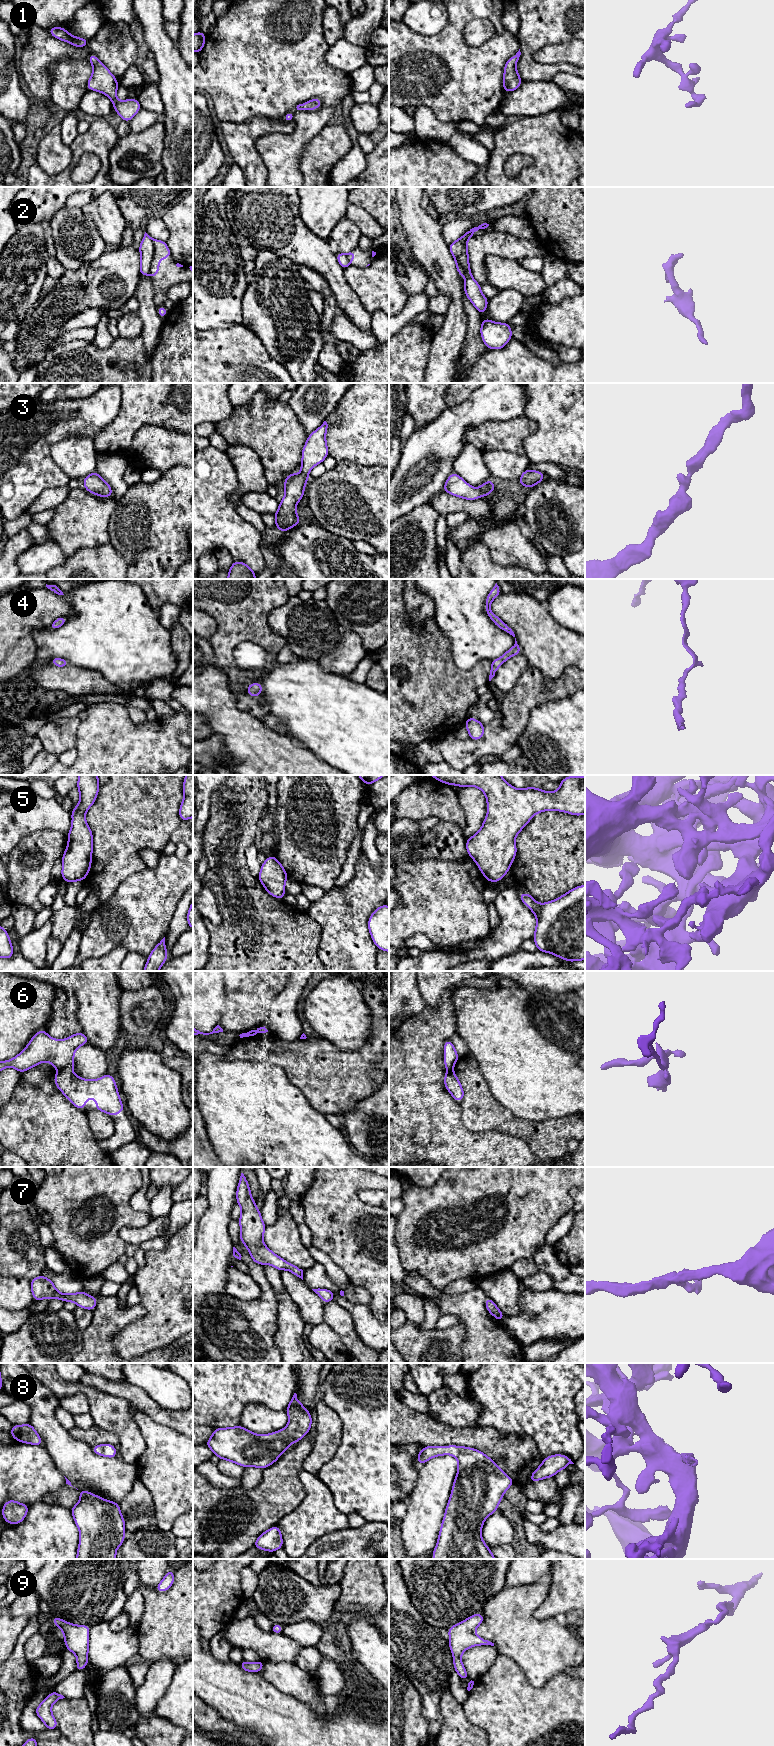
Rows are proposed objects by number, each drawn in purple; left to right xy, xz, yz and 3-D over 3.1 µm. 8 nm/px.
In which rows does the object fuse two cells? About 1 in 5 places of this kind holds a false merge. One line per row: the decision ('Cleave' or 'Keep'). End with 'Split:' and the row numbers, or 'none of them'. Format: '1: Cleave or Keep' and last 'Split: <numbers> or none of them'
1: Keep
2: Cleave
3: Keep
4: Keep
5: Keep
6: Cleave
7: Keep
8: Keep
9: Keep
Split: 2, 6

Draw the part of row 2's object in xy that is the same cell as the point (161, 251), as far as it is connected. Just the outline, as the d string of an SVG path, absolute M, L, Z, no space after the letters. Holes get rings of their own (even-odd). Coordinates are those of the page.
M153 240L154 252L153 252L153 260L151 263L150 275L151 277L155 277L159 274L159 260L167 259L171 256L171 252L166 244L166 242L161 240Z

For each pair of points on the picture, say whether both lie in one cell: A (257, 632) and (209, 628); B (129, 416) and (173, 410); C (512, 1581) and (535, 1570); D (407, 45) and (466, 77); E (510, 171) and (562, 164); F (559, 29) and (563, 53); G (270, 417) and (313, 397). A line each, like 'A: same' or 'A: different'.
A: different
B: same
C: same
D: same
E: different
F: different
G: different

